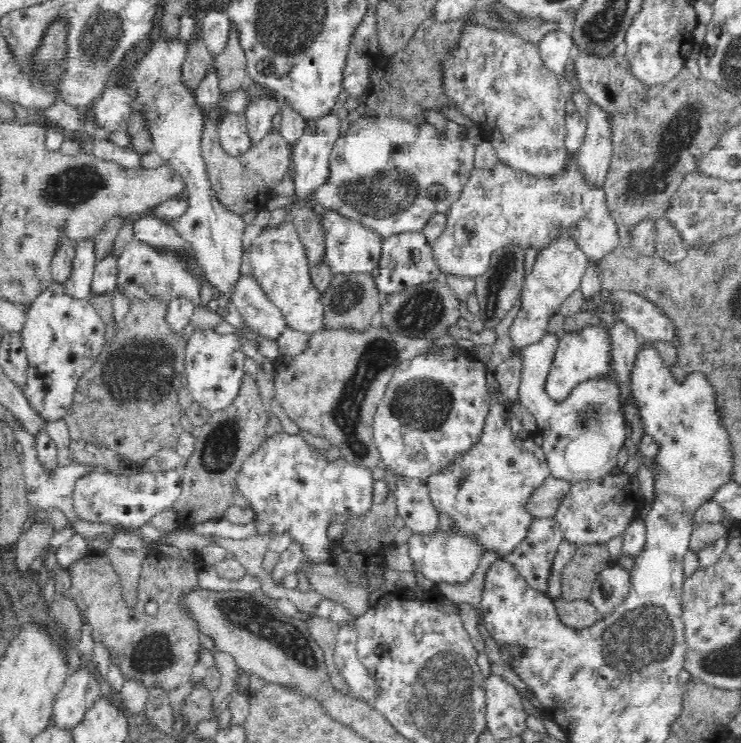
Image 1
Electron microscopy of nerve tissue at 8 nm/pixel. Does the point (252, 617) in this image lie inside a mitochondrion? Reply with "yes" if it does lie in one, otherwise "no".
yes

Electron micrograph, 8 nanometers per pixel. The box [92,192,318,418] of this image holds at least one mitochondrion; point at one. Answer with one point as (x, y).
(144, 370)

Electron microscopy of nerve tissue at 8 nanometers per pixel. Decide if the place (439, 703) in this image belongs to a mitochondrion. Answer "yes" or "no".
yes

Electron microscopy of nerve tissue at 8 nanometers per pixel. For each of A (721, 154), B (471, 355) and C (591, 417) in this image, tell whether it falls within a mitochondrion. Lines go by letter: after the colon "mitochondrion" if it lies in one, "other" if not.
A: other
B: other
C: mitochondrion

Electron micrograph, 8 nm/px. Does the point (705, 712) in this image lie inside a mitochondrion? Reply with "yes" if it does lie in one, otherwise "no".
no

